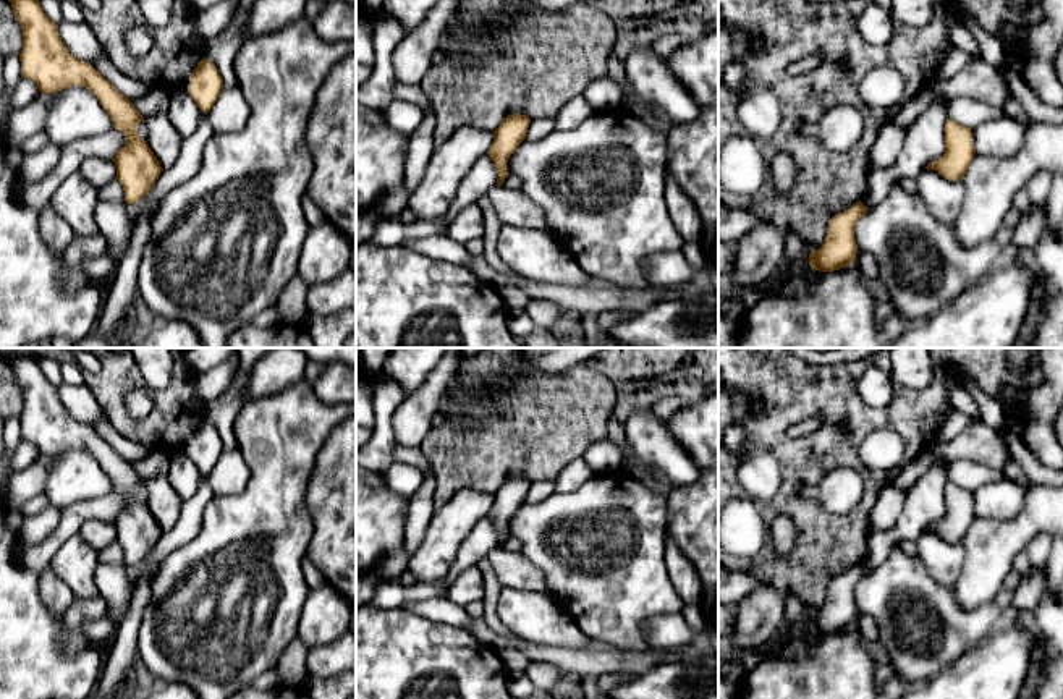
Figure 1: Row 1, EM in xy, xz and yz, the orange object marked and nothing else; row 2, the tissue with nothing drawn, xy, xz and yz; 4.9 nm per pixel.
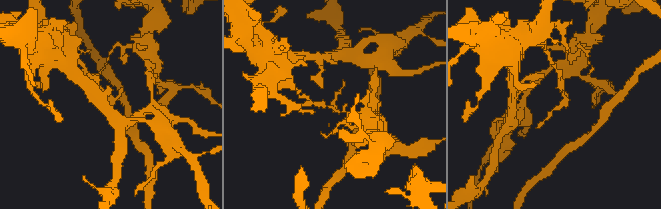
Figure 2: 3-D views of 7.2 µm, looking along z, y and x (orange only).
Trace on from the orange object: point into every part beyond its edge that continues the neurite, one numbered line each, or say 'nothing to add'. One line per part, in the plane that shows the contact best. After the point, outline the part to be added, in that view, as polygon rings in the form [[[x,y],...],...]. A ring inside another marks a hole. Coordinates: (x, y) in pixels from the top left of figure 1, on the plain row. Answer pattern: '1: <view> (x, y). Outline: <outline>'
nothing to add

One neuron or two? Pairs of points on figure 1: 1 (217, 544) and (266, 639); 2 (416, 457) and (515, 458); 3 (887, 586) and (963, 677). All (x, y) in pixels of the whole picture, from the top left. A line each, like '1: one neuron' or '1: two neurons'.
1: one neuron
2: two neurons
3: two neurons

